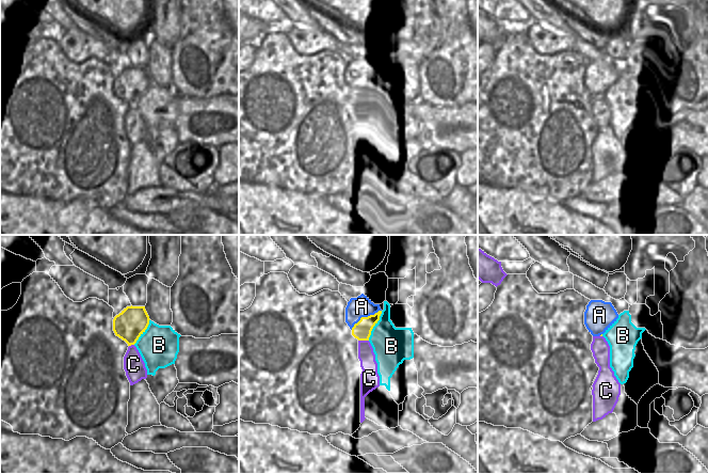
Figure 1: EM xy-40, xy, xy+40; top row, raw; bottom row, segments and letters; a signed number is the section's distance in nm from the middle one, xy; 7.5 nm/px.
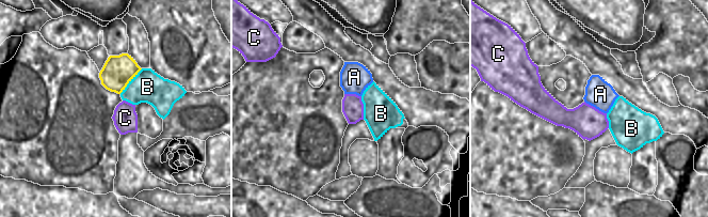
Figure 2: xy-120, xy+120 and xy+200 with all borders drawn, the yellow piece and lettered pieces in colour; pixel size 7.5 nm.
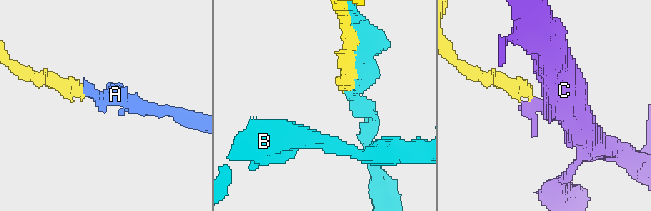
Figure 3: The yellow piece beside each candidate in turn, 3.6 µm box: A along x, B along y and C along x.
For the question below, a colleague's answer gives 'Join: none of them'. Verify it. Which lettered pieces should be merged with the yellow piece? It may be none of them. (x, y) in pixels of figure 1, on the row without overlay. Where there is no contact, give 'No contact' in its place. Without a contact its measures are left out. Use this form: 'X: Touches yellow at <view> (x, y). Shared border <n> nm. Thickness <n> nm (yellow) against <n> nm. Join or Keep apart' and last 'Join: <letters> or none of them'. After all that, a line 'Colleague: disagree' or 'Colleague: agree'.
A: Touches yellow at xy (365, 78). Shared border 280 nm. Thickness 140 nm (yellow) against 160 nm. Join
B: Touches yellow at xy (374, 85). Shared border 240 nm. Thickness 140 nm (yellow) against 280 nm. Keep apart
C: Touches yellow at xy (364, 100). Shared border 80 nm. Thickness 140 nm (yellow) against 120 nm. Keep apart
Join: A
Colleague: disagree

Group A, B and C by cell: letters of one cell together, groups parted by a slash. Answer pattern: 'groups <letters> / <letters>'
groups A / B / C

